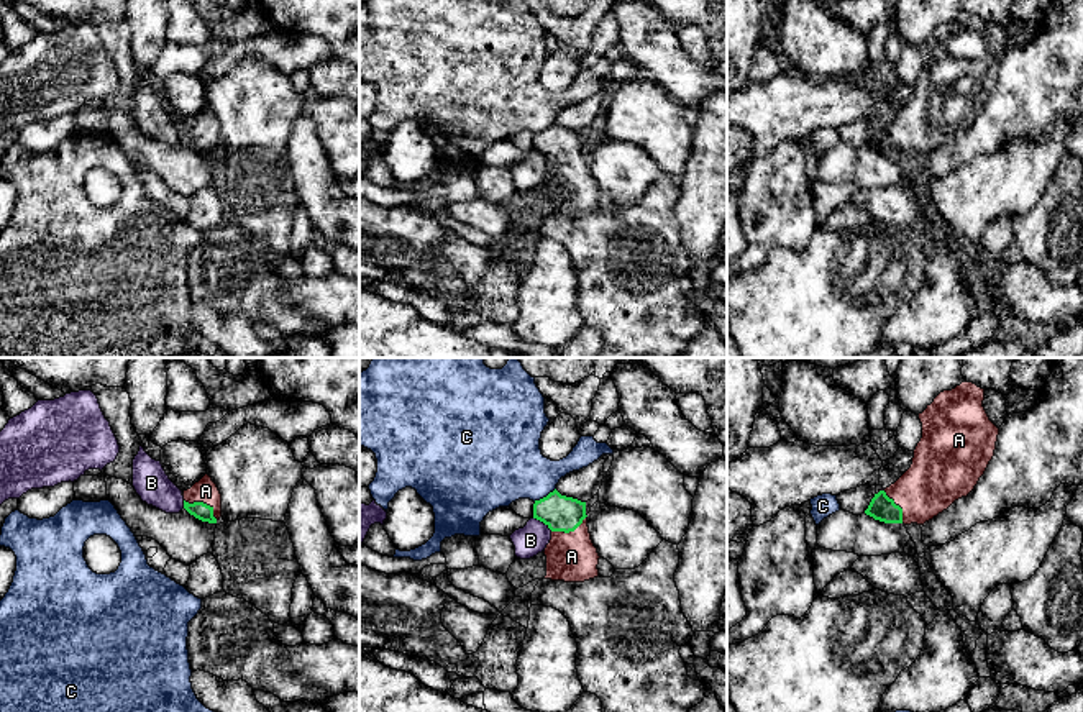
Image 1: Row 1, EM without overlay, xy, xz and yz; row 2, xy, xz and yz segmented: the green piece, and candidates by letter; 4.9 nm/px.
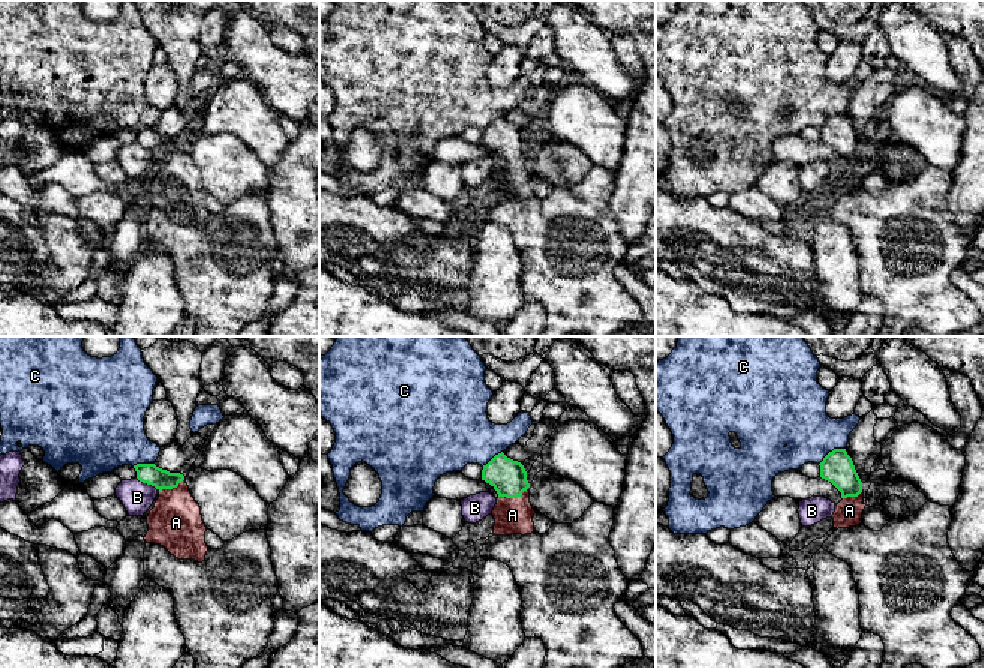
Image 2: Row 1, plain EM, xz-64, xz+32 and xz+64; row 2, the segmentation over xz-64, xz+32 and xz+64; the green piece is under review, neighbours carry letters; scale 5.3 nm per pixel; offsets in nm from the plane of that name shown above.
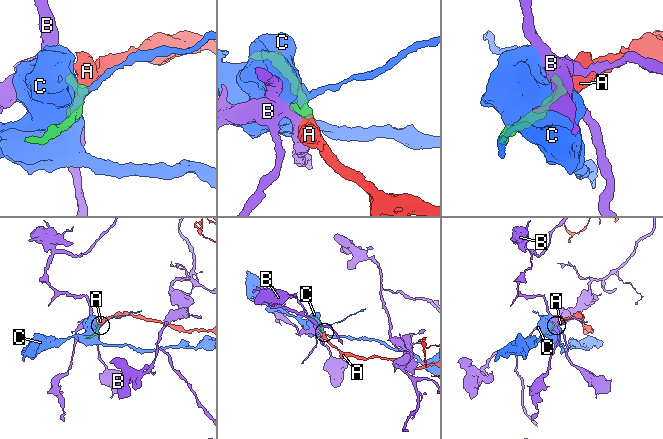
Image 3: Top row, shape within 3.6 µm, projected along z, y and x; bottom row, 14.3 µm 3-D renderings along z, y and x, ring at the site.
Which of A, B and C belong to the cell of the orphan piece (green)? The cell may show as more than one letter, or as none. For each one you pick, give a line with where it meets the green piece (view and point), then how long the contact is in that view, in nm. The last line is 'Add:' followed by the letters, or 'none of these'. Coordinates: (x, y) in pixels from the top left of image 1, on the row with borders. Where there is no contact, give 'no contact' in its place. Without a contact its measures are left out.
A: contact xy (202, 502); length 190 nm
Add: A

